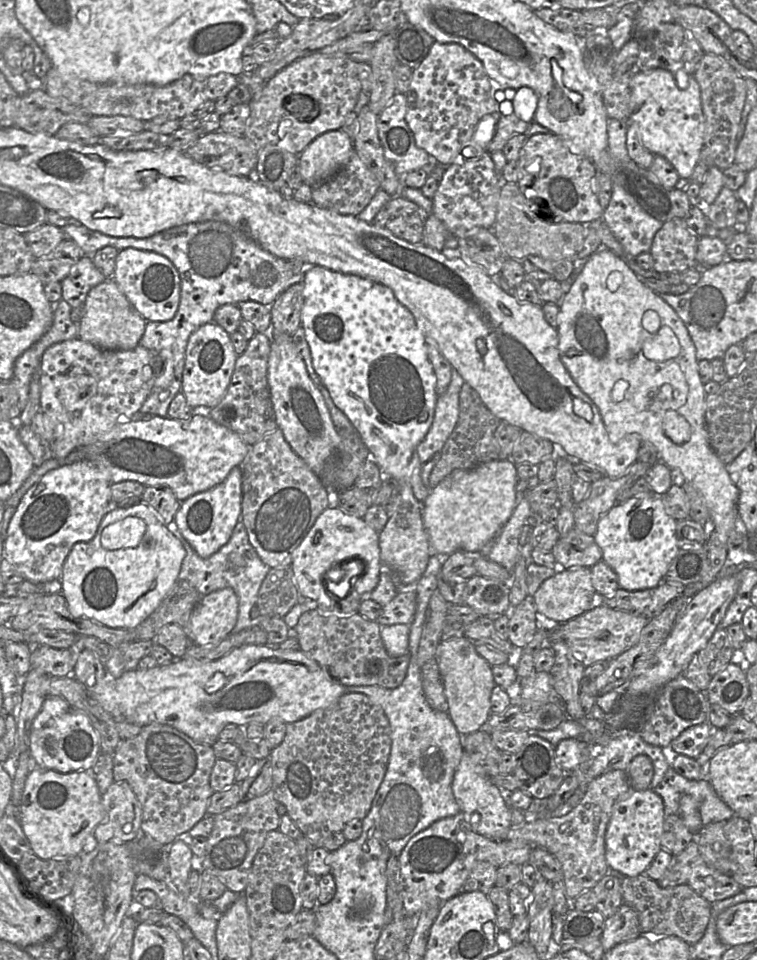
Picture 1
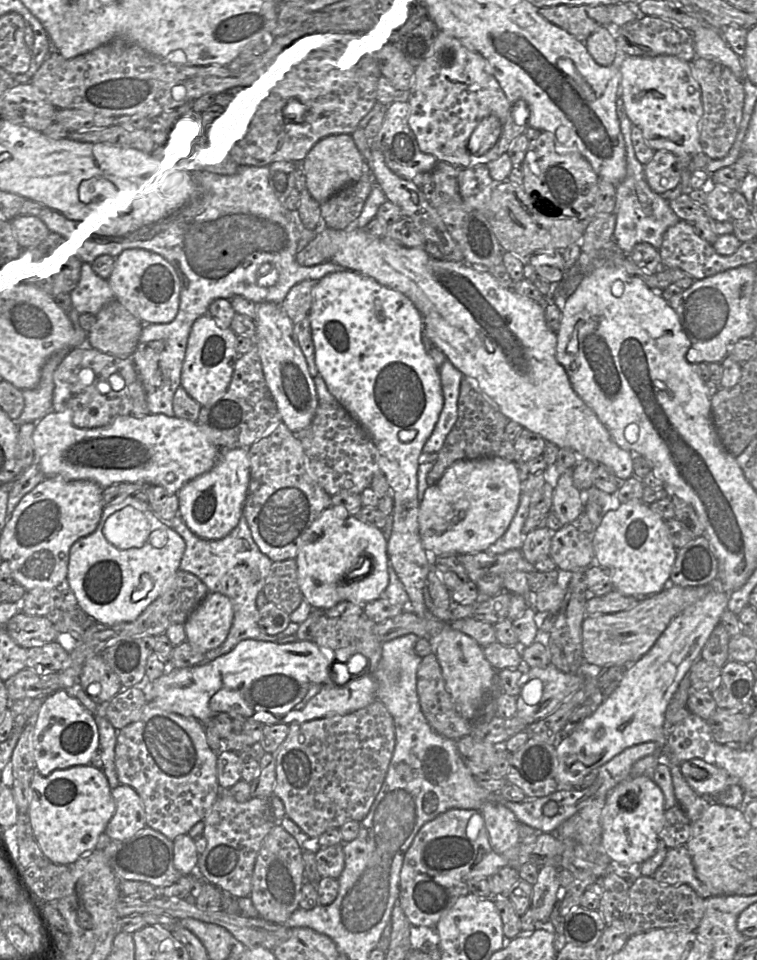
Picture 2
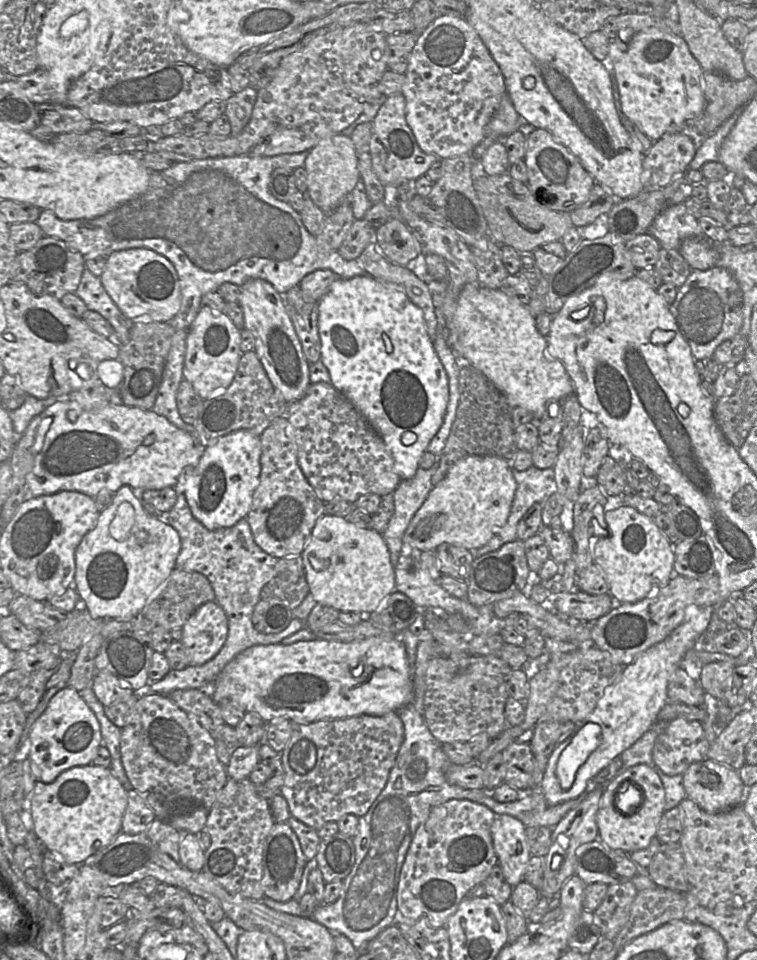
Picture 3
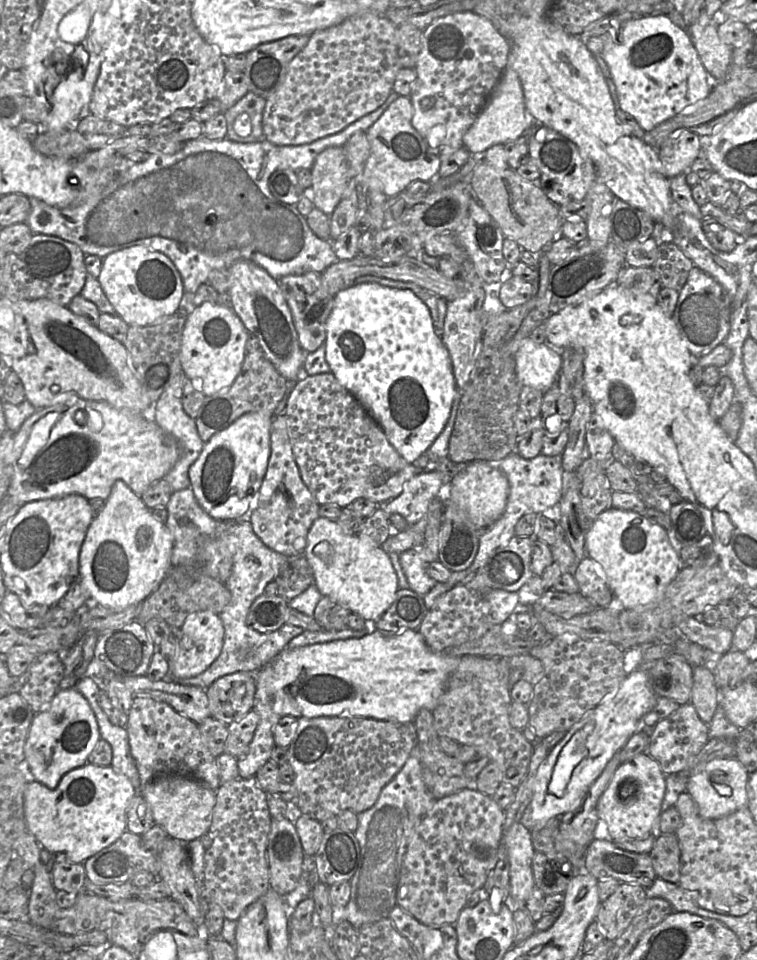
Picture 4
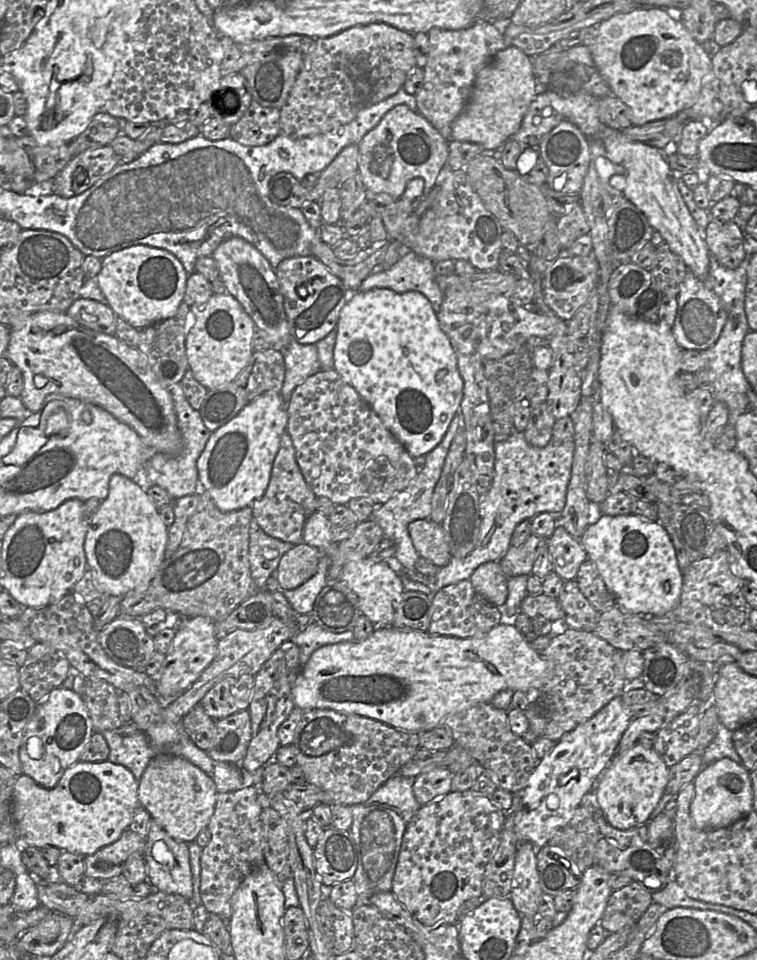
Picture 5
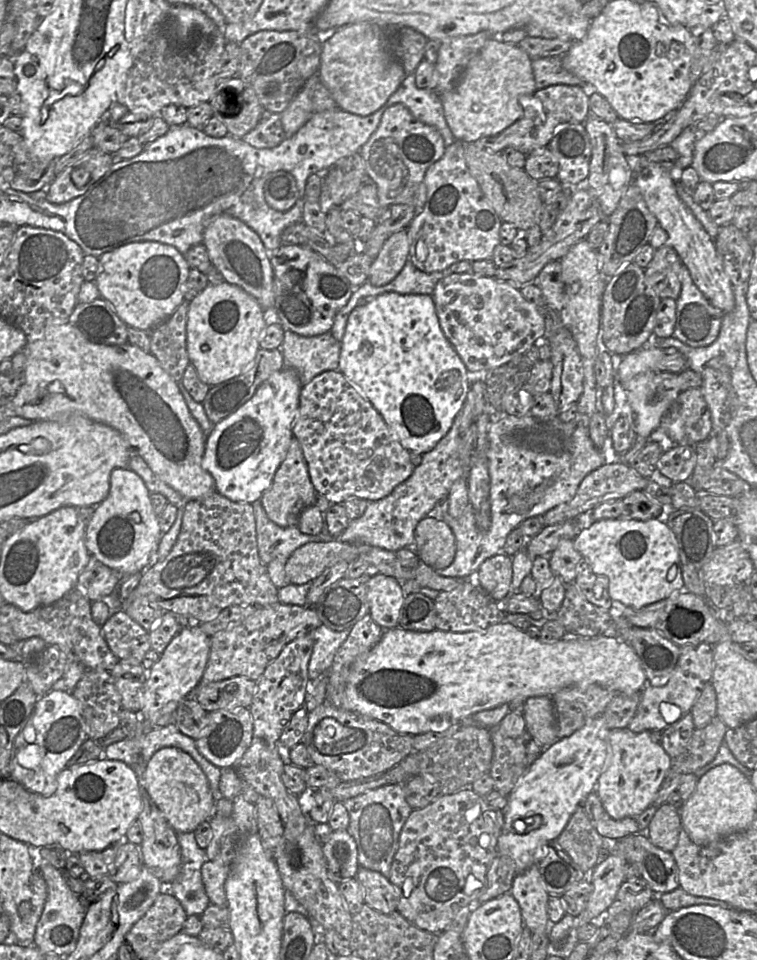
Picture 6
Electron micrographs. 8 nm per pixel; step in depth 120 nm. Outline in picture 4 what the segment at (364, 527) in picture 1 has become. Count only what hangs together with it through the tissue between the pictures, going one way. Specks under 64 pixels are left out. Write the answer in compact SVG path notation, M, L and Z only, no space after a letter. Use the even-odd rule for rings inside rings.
M318 517L308 531L303 554L311 567L313 583L321 595L331 598L364 620L376 621L394 602L399 582L388 553L361 533L346 533L337 520Z

